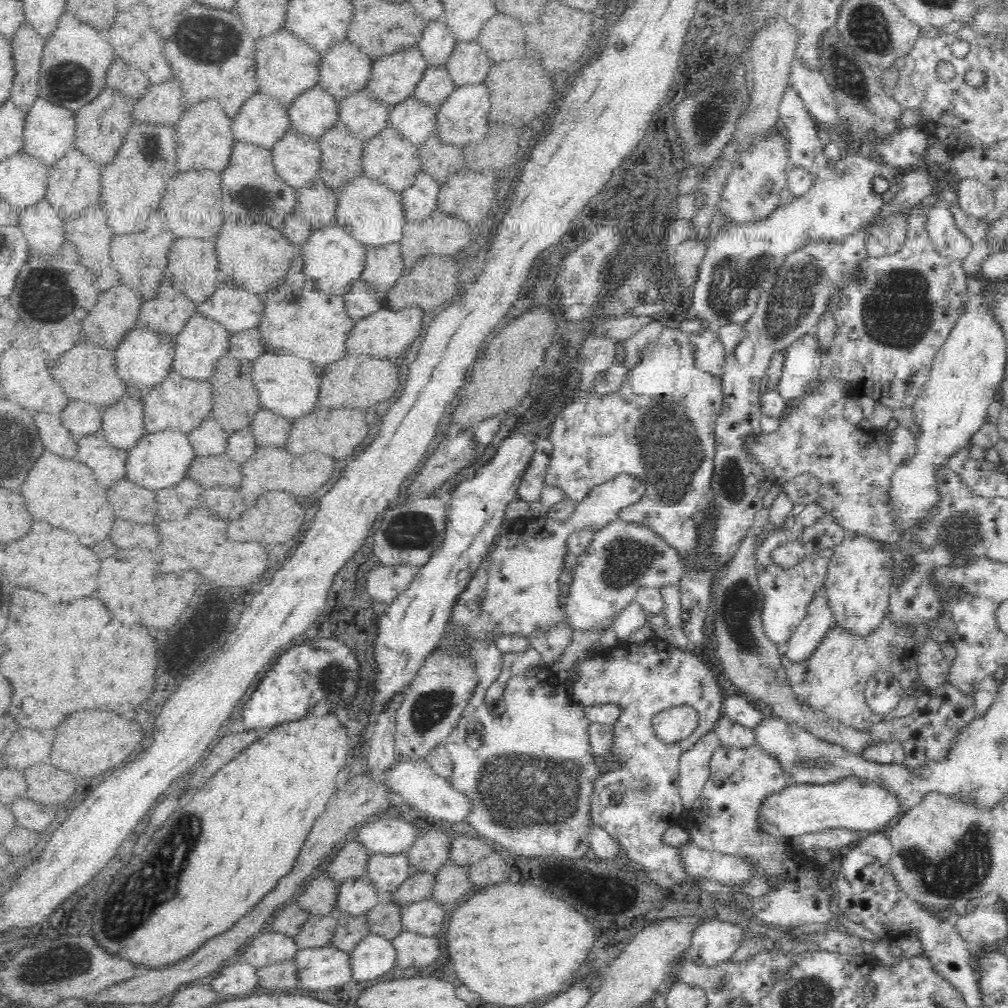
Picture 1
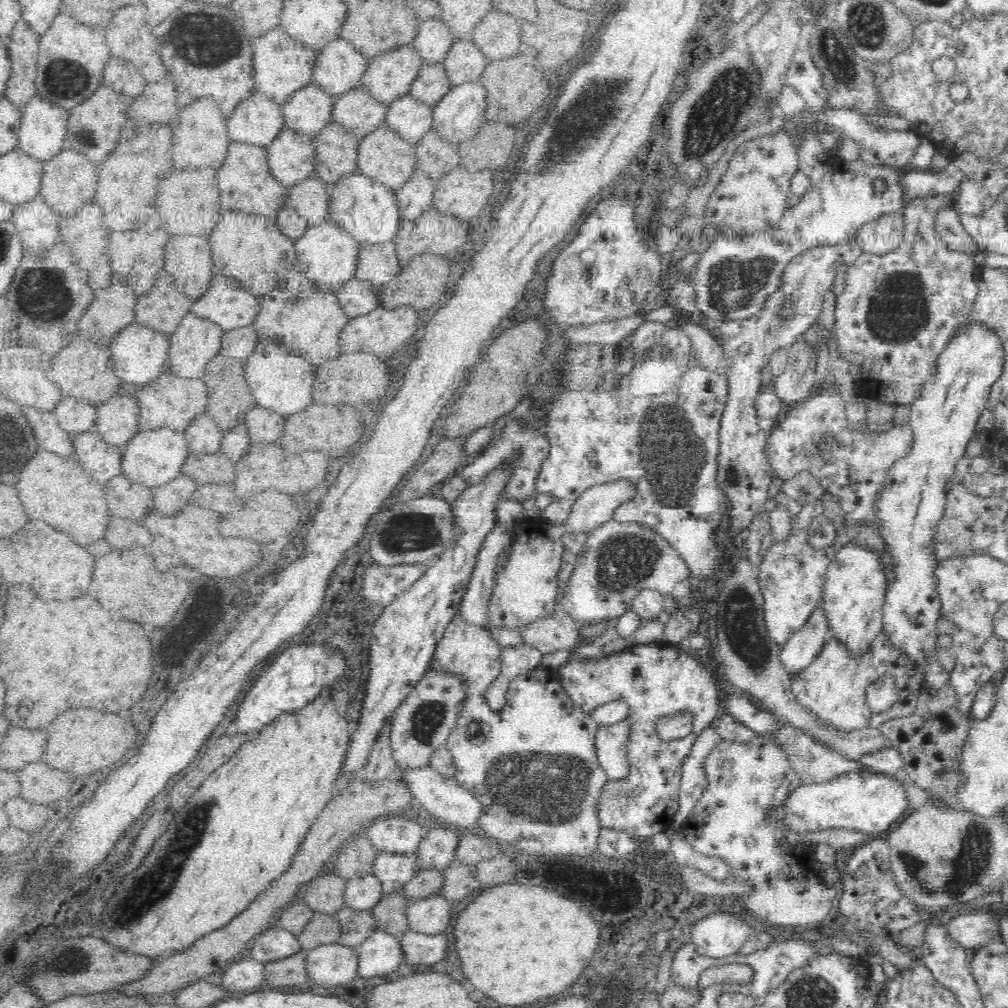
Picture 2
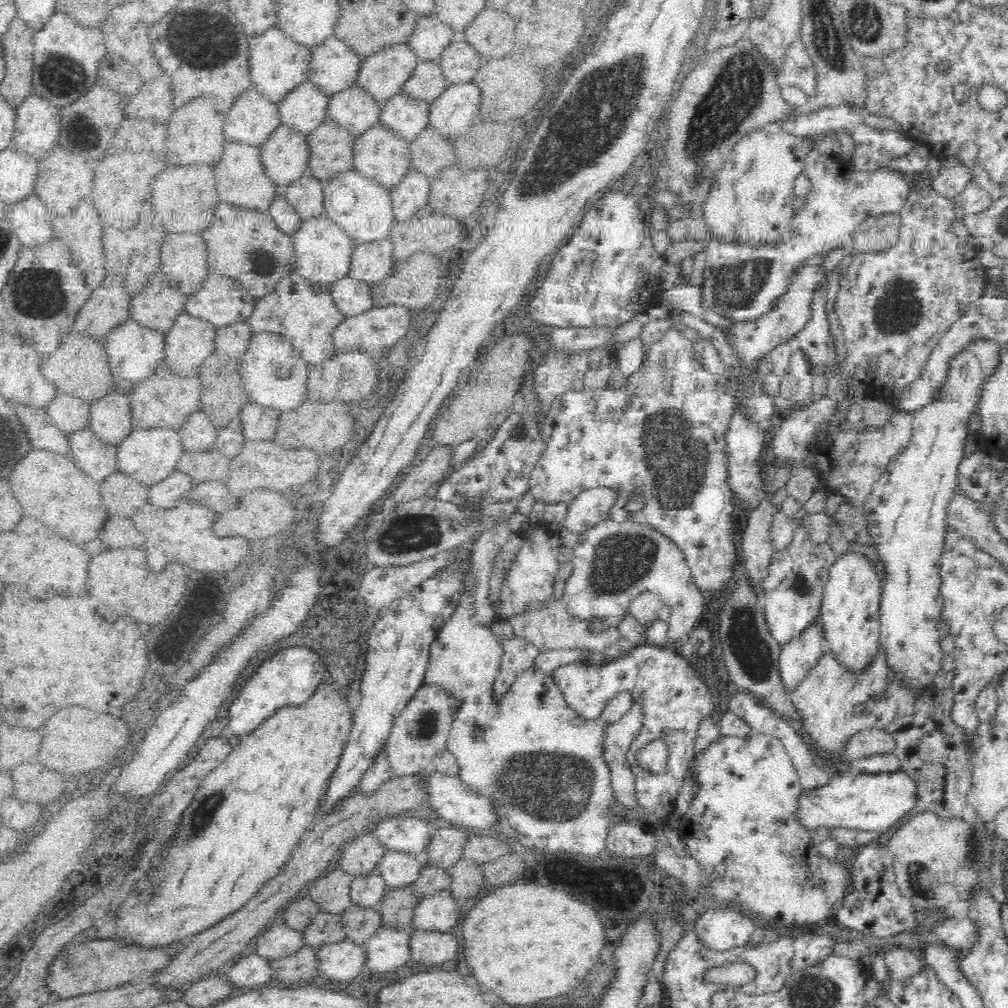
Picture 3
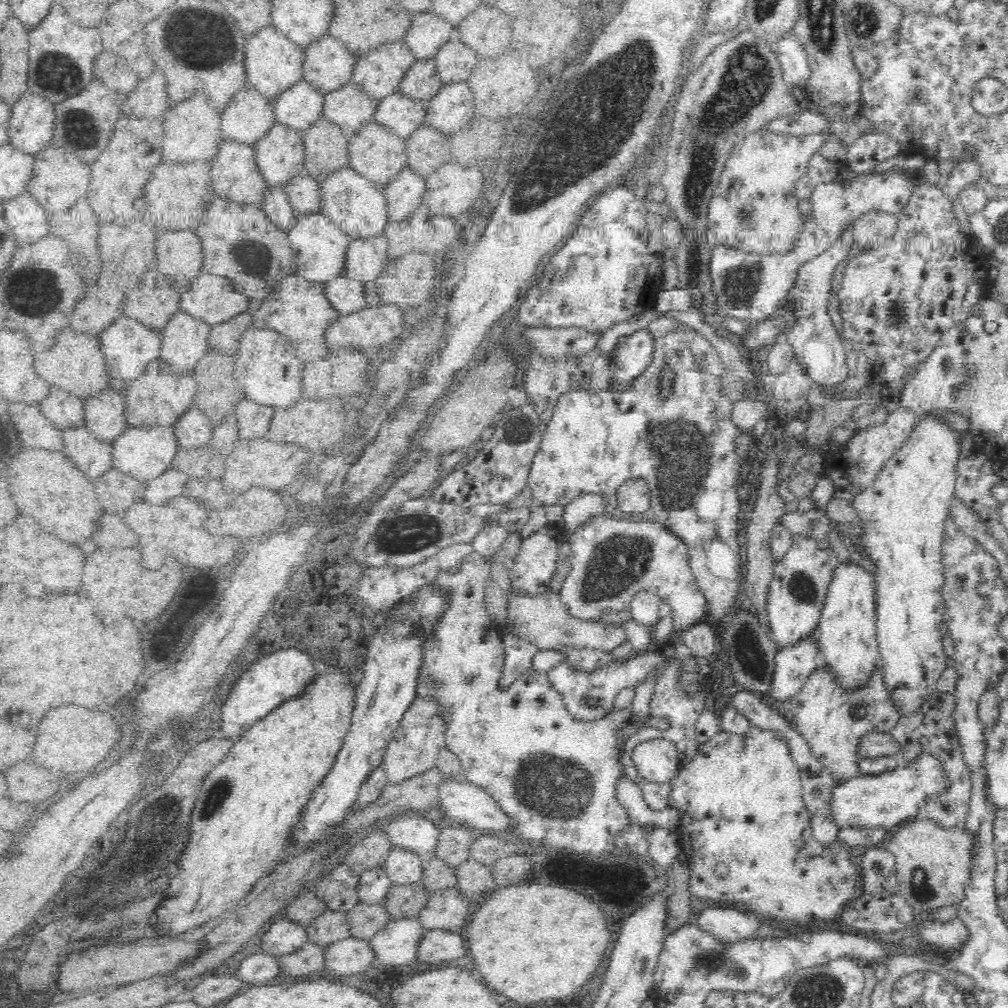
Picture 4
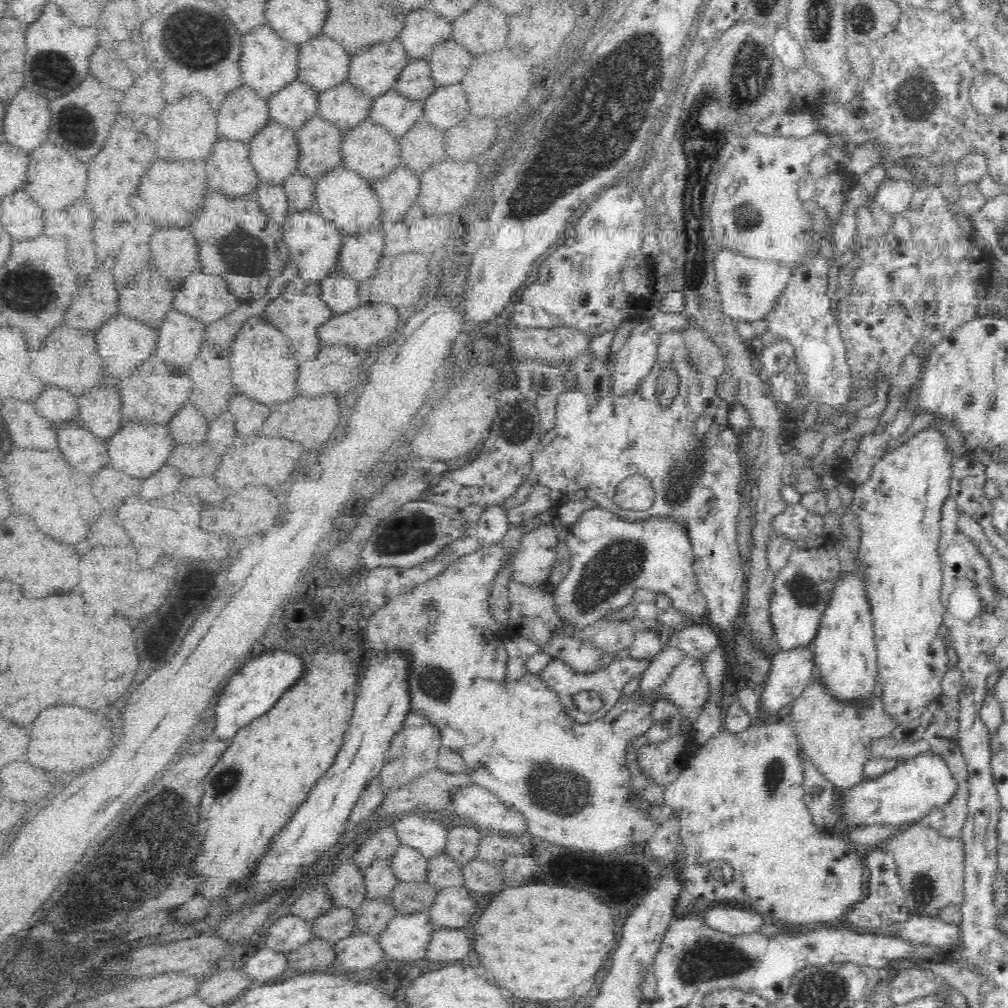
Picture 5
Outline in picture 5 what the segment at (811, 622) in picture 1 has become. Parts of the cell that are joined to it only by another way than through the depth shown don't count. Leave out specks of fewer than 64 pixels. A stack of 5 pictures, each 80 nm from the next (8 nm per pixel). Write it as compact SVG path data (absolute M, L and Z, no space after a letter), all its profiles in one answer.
M811 648L793 649L790 651L779 650L773 657L770 672L763 686L759 689L759 712L764 716L764 722L776 719L776 714L788 706L795 703L795 700L805 692L806 686L814 680L814 654Z

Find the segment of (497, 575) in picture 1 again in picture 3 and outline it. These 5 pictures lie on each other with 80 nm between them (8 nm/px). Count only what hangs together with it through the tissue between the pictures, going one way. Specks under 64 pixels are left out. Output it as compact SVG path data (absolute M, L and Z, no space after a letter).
M543 519L533 525L528 523L527 528L520 528L519 531L516 531L516 534L522 538L522 544L518 549L515 560L512 561L504 576L498 596L500 602L494 608L496 621L506 621L512 616L516 616L516 614L536 610L540 602L544 602L554 594L555 576L559 570L558 564L556 564L556 556L558 556L556 552L558 552L558 547L562 545L558 530L551 527L549 522Z

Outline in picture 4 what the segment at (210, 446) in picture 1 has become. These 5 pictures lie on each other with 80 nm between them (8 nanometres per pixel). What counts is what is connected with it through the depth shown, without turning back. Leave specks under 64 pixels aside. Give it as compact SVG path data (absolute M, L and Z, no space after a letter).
M191 408L186 412L175 430L178 444L185 449L205 446L212 432L209 419L198 408Z

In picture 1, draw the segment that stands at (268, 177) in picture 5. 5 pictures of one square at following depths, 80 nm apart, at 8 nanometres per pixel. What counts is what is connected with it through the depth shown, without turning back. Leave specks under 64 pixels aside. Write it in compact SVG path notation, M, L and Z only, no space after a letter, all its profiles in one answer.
M289 128L270 149L276 175L293 190L318 178L320 148L316 140Z

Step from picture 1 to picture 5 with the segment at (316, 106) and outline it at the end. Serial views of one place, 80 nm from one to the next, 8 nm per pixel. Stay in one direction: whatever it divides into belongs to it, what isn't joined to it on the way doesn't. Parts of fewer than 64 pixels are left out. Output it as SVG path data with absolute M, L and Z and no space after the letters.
M296 78L268 98L268 112L272 120L300 128L312 114L317 114L317 91Z

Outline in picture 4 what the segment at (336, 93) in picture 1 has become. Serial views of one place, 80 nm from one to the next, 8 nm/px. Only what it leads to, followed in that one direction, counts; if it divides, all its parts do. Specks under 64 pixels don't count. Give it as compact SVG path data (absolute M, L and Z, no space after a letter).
M324 34L306 45L303 48L302 79L322 93L350 82L355 56L344 46L330 34Z

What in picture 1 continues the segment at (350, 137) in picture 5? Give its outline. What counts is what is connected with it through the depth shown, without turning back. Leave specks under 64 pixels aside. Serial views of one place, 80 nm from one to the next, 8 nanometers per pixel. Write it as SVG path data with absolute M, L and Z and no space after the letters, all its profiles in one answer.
M387 126L372 138L363 142L361 156L361 169L363 175L372 180L378 180L388 189L402 192L408 186L412 186L420 173L419 148L402 138L396 130Z

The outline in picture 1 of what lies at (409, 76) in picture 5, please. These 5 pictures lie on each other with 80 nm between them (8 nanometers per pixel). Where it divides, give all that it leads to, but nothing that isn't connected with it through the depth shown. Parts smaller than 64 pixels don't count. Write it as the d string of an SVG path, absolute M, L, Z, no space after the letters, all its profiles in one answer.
M445 65L426 66L421 79L415 84L412 96L438 108L455 89L455 82L450 78Z

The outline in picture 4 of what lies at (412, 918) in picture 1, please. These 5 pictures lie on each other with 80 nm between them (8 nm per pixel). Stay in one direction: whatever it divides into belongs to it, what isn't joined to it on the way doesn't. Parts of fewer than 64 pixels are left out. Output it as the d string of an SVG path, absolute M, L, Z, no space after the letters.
M440 886L432 890L419 916L426 930L446 929L447 931L466 926L466 920L470 918L466 902L462 900L457 886Z

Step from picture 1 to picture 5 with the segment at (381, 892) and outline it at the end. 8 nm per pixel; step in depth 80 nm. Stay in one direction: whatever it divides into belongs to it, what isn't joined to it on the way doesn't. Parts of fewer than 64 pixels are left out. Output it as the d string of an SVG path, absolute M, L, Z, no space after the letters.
M401 844L396 856L392 858L392 867L394 873L398 875L399 882L410 882L410 880L422 882L428 872L428 860L422 854L416 856L416 849Z

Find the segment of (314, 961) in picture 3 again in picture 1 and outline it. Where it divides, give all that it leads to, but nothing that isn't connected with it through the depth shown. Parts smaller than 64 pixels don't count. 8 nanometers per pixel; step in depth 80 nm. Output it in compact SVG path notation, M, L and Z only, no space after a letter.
M284 959L258 968L258 987L267 988L273 992L286 992L298 988L298 961Z

